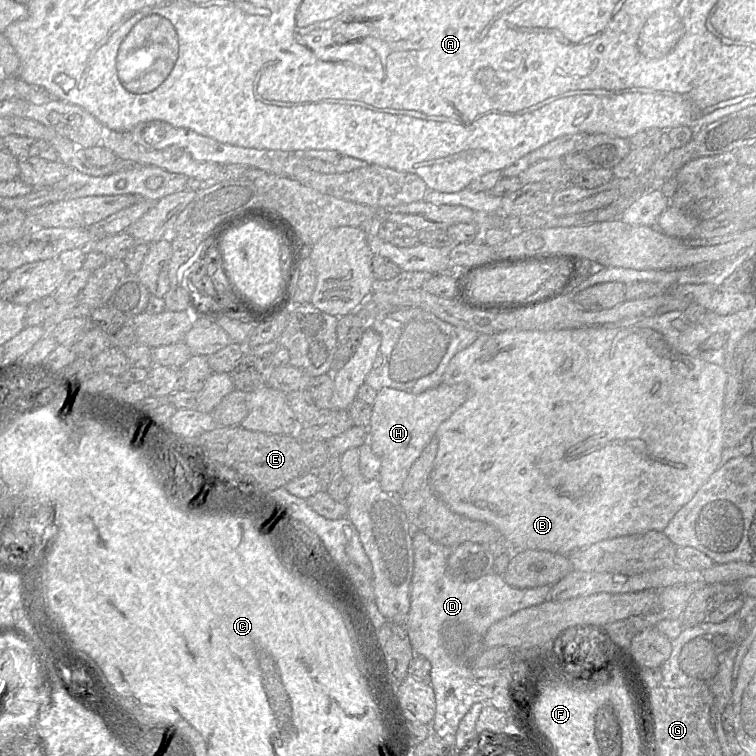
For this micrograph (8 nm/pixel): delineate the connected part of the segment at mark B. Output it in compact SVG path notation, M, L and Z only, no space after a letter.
M639 325L628 327L594 326L576 329L562 329L549 331L504 331L496 334L479 334L478 338L467 348L459 351L450 360L442 376L442 383L455 385L466 383L469 392L465 402L454 411L437 429L435 437L438 440L438 451L430 474L430 485L433 492L454 512L472 520L491 524L500 531L504 539L508 540L518 551L545 550L562 555L569 555L573 550L590 546L605 539L620 536L643 534L649 531L663 532L675 514L695 496L698 490L710 479L711 475L722 465L723 443L723 411L728 372L724 366L707 362L699 357L683 354L675 350L664 336L650 328Z

